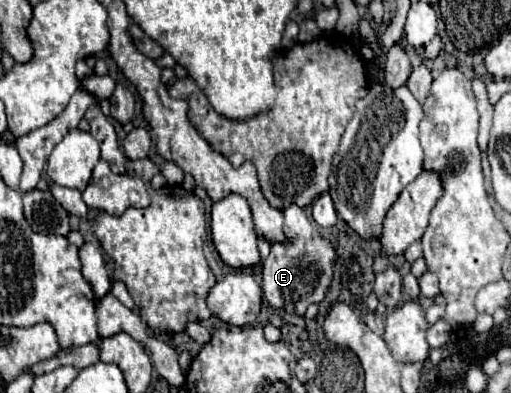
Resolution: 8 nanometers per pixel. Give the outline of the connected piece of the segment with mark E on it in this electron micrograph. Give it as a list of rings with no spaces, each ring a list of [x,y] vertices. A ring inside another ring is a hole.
[[[291,204],[283,210],[285,224],[283,230],[291,238],[289,244],[273,244],[267,260],[263,262],[263,296],[275,310],[285,310],[291,314],[303,316],[309,304],[319,304],[329,290],[333,278],[333,258],[335,250],[329,240],[325,240],[311,220],[305,216],[305,210]]]

